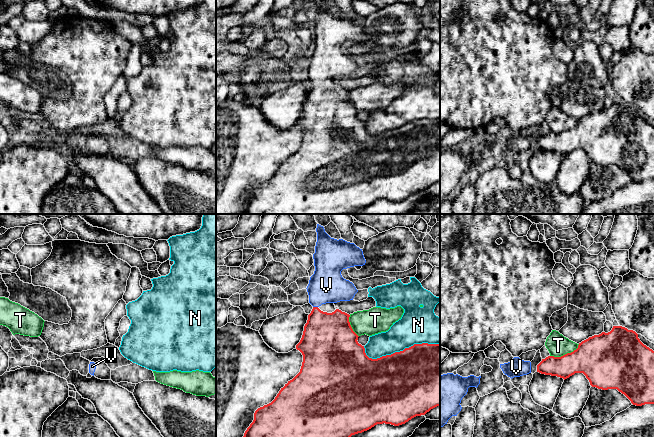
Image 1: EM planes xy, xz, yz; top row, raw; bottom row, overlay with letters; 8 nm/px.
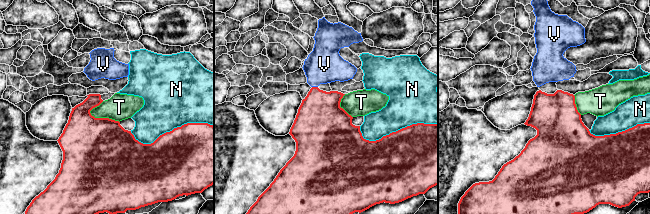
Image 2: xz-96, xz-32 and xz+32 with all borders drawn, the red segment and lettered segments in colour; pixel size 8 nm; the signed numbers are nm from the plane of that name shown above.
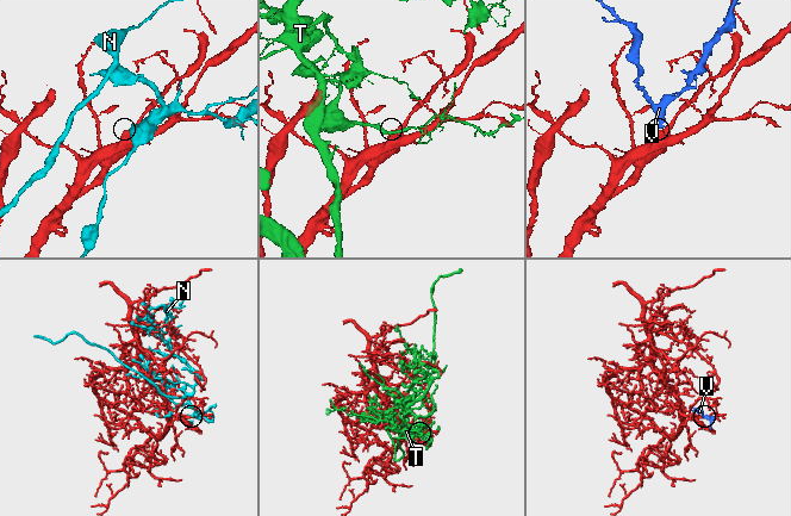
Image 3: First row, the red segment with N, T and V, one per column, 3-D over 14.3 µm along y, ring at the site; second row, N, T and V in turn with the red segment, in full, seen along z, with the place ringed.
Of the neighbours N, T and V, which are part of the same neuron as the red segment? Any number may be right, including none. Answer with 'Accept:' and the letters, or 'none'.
Accept: V

